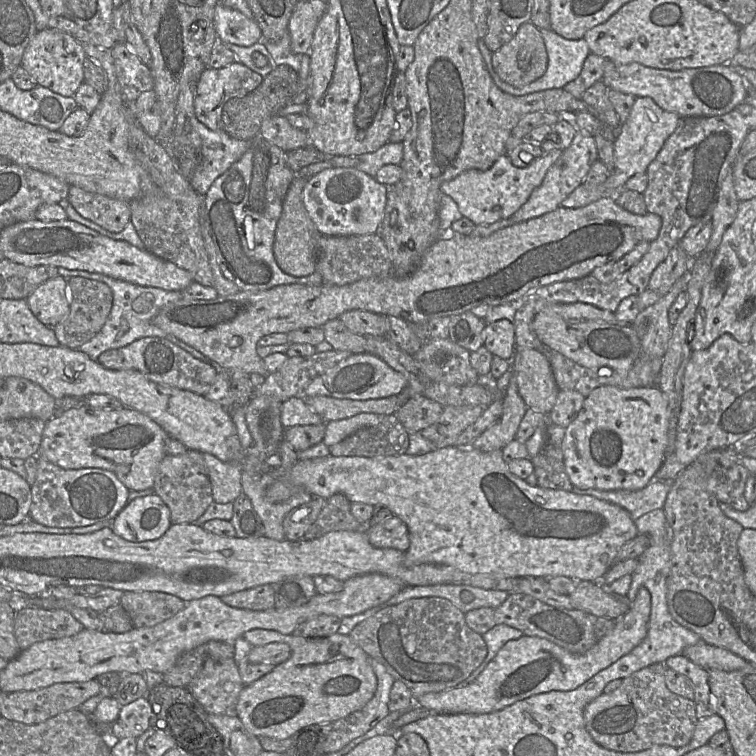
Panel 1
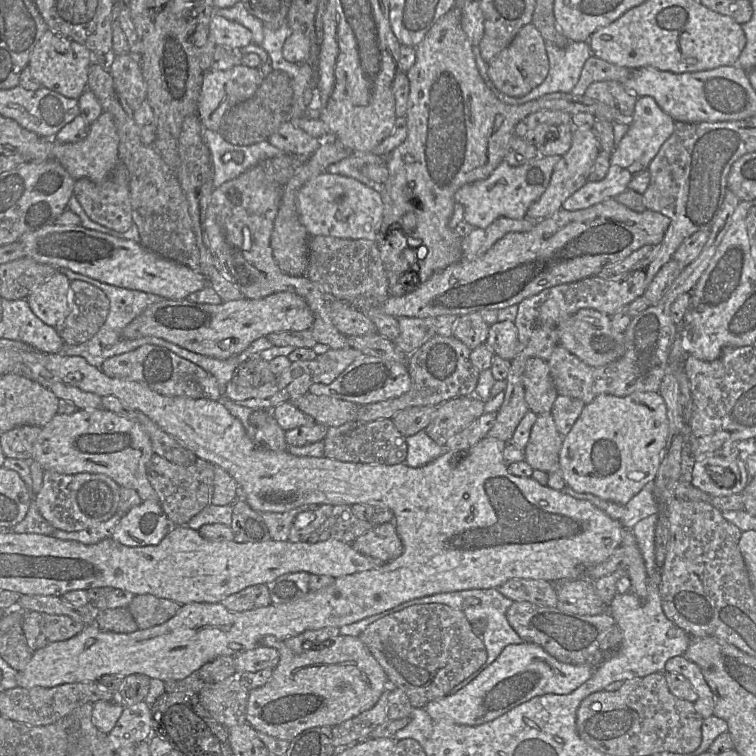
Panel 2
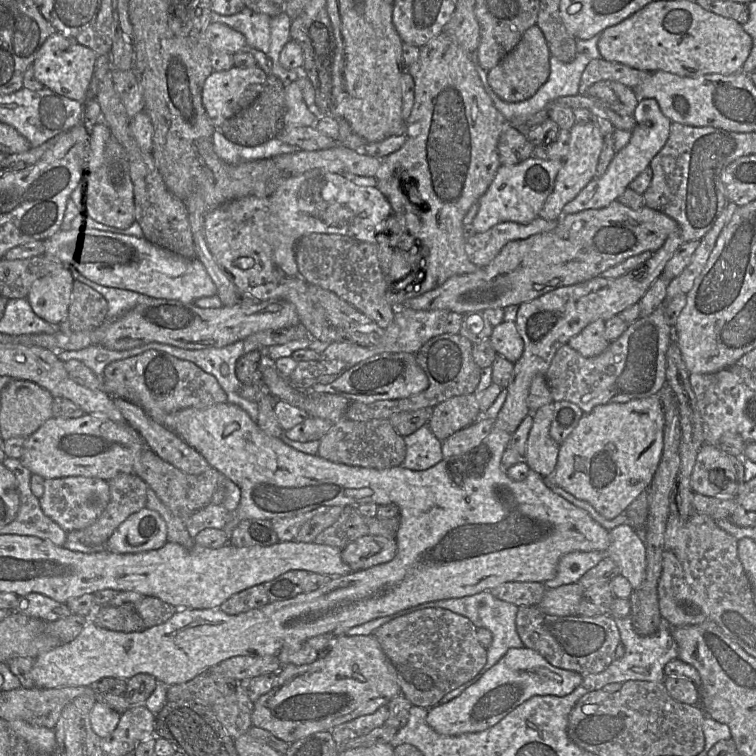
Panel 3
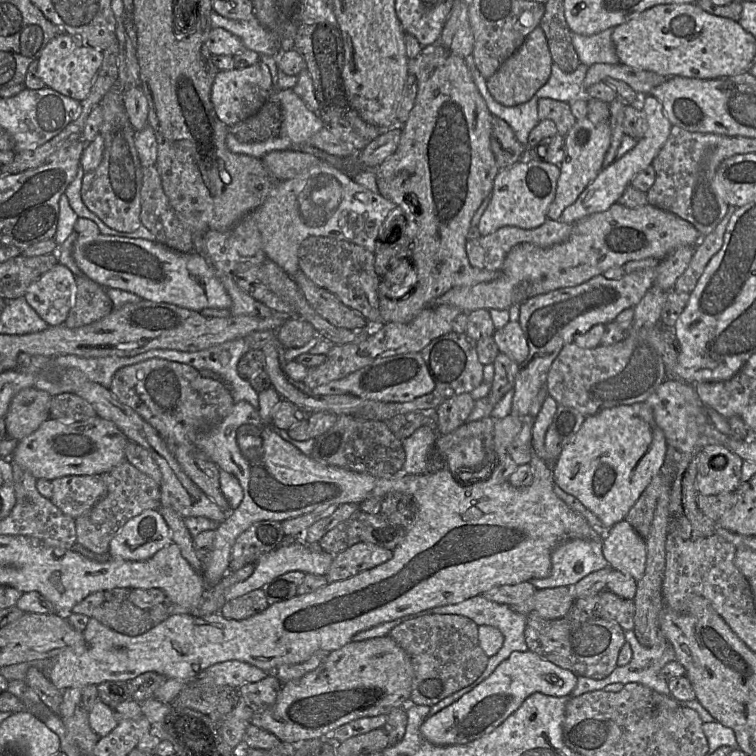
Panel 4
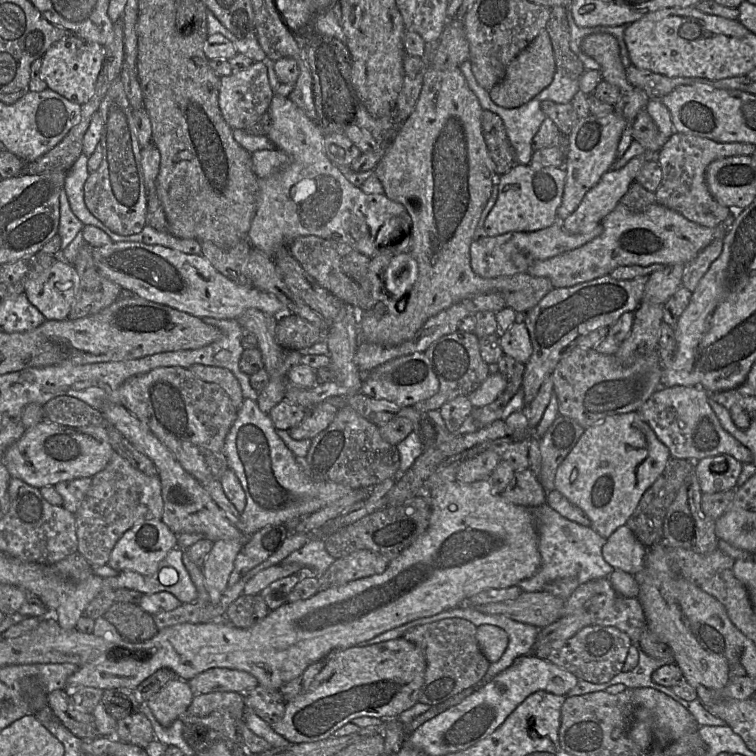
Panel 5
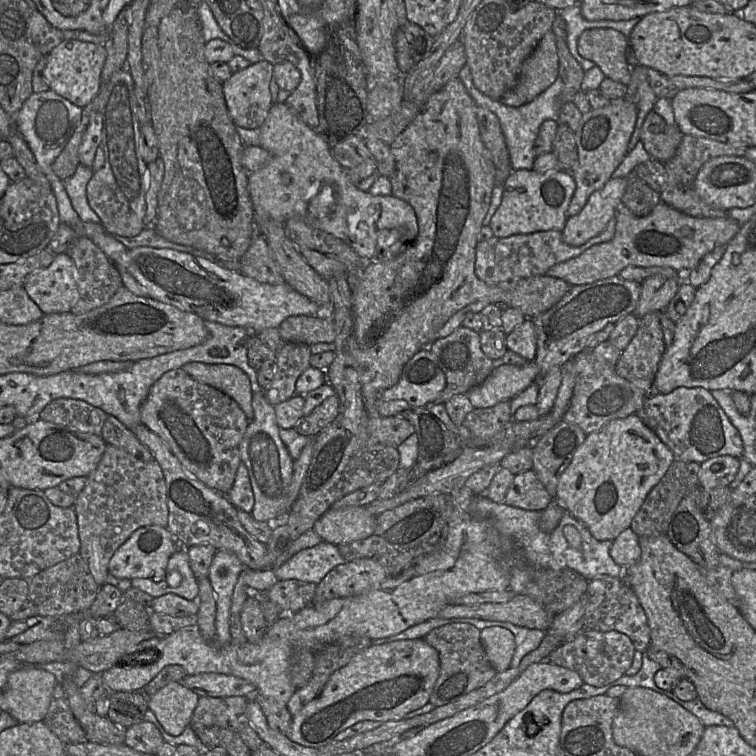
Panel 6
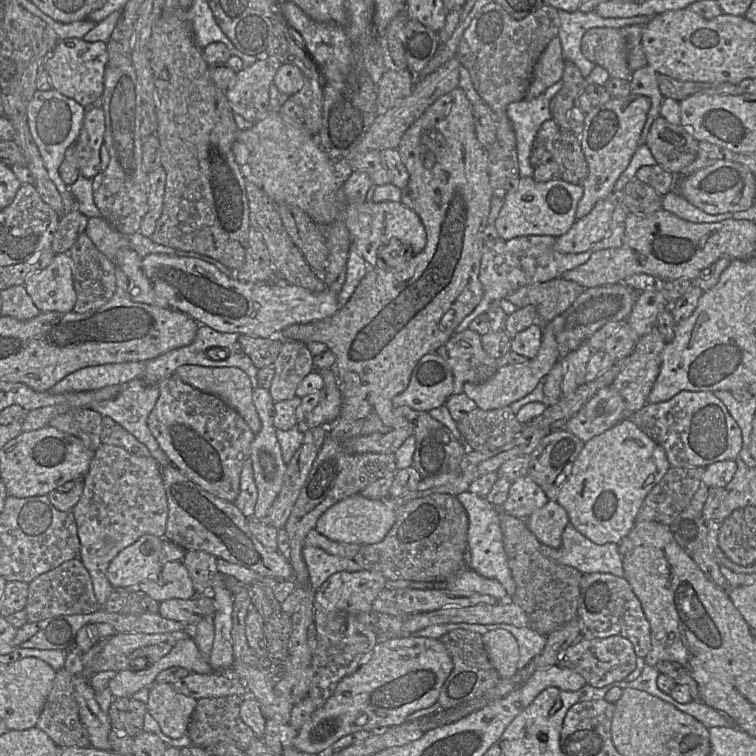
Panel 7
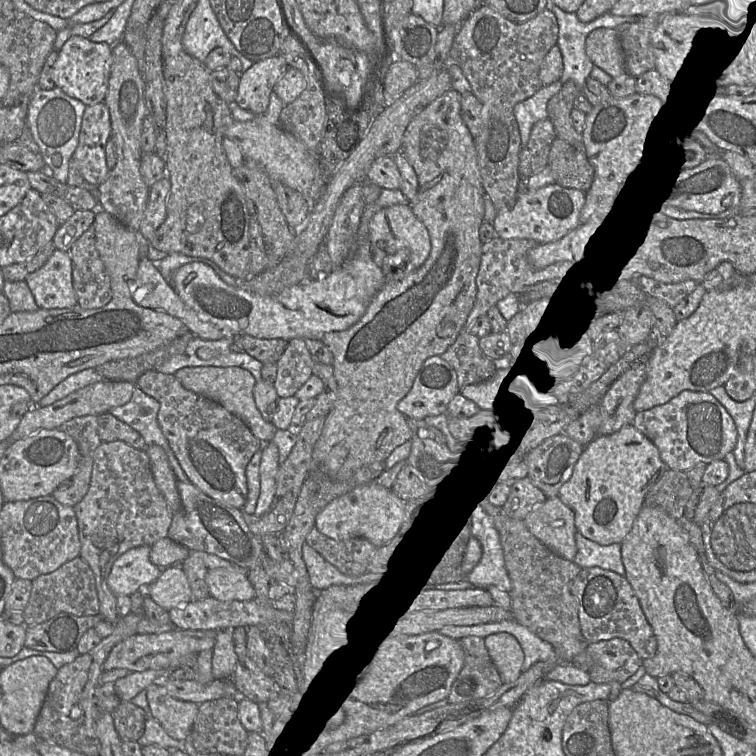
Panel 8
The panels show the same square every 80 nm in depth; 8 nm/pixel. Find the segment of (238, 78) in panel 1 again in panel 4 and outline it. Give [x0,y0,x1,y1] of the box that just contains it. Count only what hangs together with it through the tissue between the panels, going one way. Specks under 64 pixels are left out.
[211,60,273,127]

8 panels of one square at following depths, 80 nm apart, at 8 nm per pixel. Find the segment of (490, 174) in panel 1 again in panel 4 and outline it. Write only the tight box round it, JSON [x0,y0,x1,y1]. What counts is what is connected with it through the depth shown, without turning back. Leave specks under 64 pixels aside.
[478,158,560,236]

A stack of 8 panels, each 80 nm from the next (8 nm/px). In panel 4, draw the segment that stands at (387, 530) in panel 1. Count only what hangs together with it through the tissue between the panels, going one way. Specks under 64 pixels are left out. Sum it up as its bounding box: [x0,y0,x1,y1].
[325,542,392,583]

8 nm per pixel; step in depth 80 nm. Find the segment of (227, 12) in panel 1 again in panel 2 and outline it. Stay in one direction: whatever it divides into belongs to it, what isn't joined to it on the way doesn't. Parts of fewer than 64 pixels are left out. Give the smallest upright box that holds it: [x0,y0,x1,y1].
[209,15,253,50]

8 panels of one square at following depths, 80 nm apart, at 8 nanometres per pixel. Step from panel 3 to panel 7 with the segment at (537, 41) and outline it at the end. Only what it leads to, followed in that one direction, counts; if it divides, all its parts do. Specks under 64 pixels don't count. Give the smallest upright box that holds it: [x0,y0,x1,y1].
[523,37,565,100]

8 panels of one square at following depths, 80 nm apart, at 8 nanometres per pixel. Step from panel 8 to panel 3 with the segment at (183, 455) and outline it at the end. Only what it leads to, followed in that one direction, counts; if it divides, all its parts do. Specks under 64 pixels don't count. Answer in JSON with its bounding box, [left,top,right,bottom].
[103,350,227,425]

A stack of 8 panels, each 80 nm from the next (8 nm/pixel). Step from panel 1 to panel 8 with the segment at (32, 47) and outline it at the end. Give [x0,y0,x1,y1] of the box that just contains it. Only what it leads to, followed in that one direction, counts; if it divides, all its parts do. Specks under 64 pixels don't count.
[51,35,112,106]

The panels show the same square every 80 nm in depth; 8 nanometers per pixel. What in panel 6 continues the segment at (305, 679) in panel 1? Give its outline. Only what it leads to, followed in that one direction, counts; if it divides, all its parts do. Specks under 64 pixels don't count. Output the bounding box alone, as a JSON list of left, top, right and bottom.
[286,638,439,749]

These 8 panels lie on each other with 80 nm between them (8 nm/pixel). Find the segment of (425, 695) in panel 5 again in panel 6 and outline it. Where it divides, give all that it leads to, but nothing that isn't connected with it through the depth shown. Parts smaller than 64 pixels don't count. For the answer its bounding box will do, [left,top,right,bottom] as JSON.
[423,622,497,705]

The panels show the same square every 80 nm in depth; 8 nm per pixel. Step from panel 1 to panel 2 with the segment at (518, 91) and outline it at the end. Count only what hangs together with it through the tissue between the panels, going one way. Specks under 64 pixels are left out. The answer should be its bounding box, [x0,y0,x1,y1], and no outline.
[473,41,594,105]

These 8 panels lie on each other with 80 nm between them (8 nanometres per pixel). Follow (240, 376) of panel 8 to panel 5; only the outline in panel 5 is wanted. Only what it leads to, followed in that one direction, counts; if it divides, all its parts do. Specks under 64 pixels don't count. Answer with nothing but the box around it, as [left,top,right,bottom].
[188,364,244,410]

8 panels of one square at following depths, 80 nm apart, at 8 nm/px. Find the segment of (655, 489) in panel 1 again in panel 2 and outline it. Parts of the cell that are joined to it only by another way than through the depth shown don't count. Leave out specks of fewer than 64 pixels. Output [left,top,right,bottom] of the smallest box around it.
[562,482,660,530]

